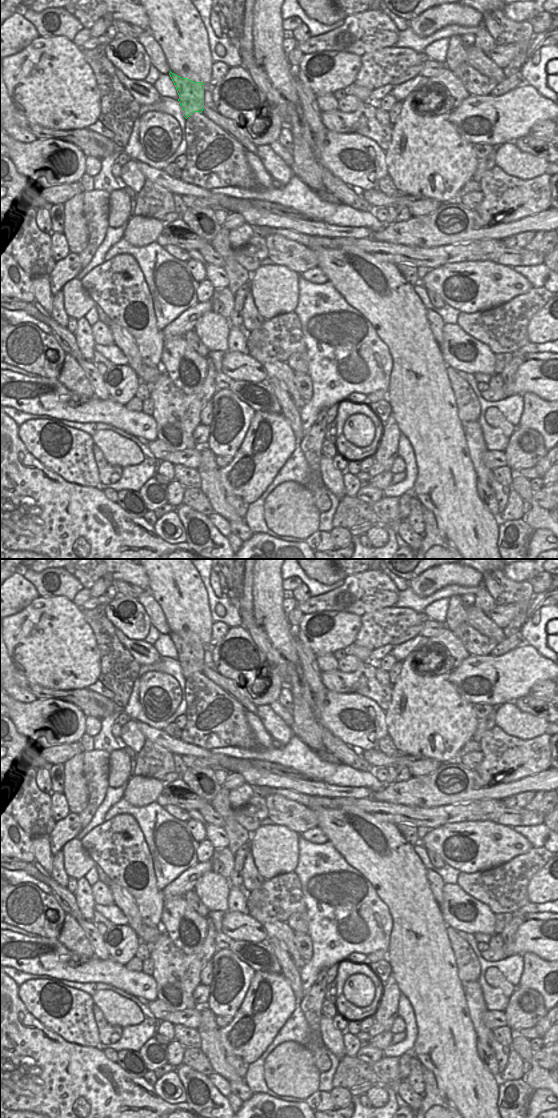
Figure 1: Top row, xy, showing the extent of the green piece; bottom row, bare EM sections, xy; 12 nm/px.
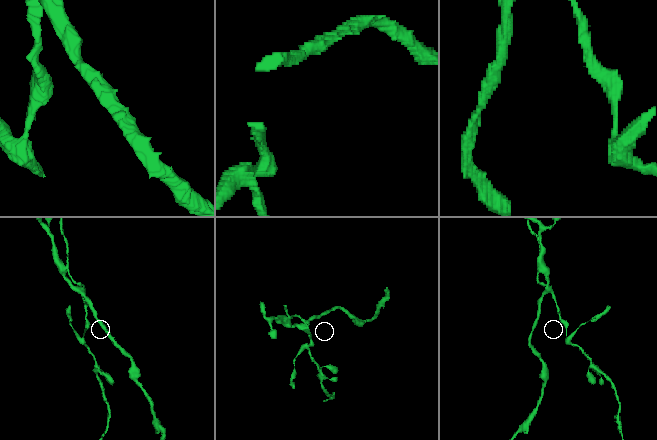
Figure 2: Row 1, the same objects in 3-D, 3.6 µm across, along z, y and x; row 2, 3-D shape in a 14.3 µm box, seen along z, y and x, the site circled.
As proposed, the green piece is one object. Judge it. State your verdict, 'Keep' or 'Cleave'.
Cleave.

